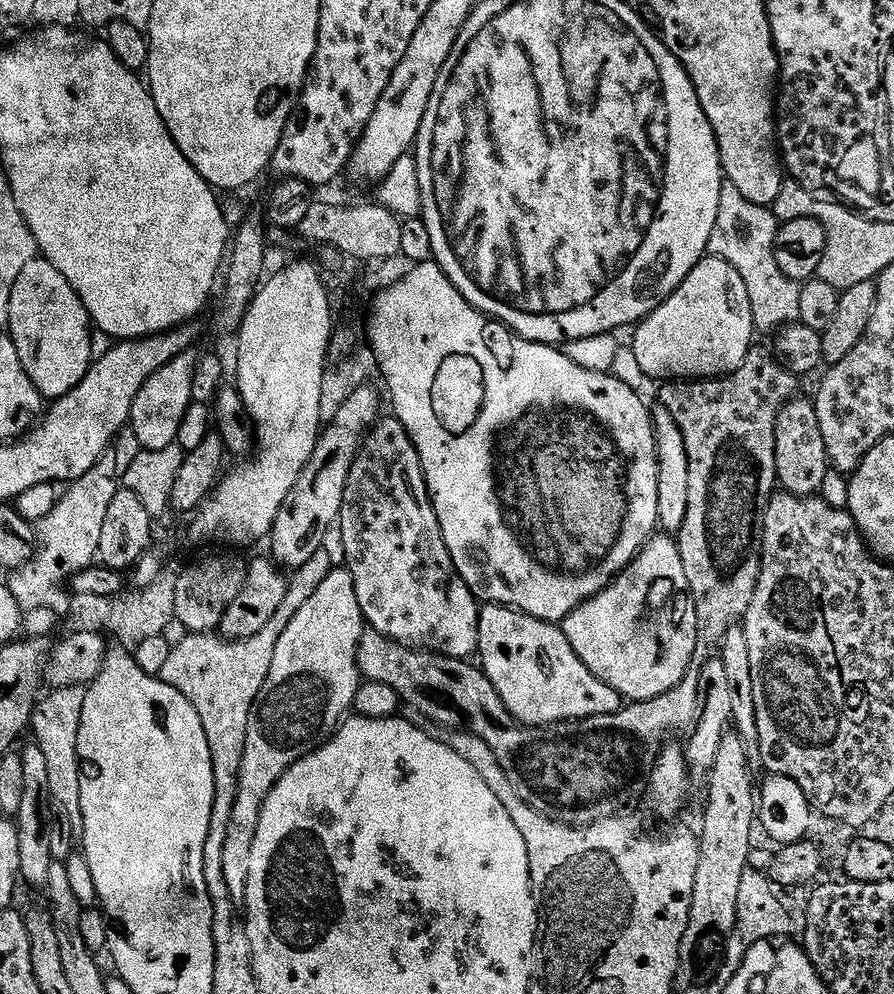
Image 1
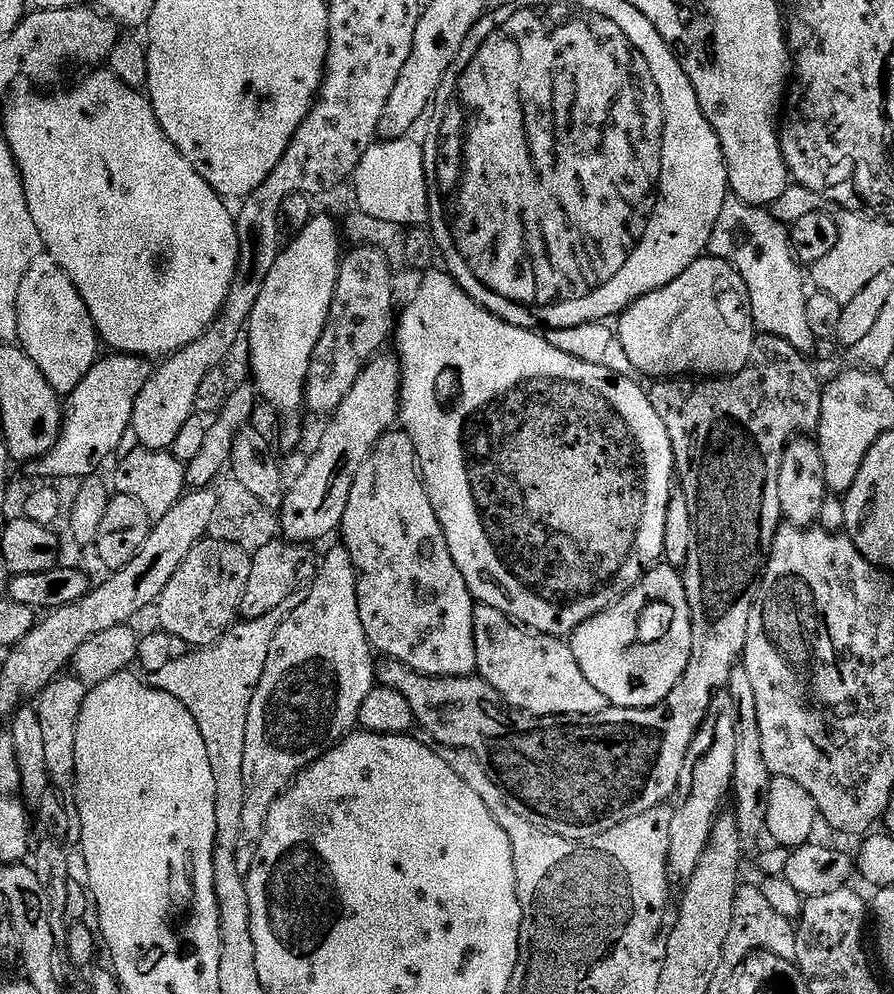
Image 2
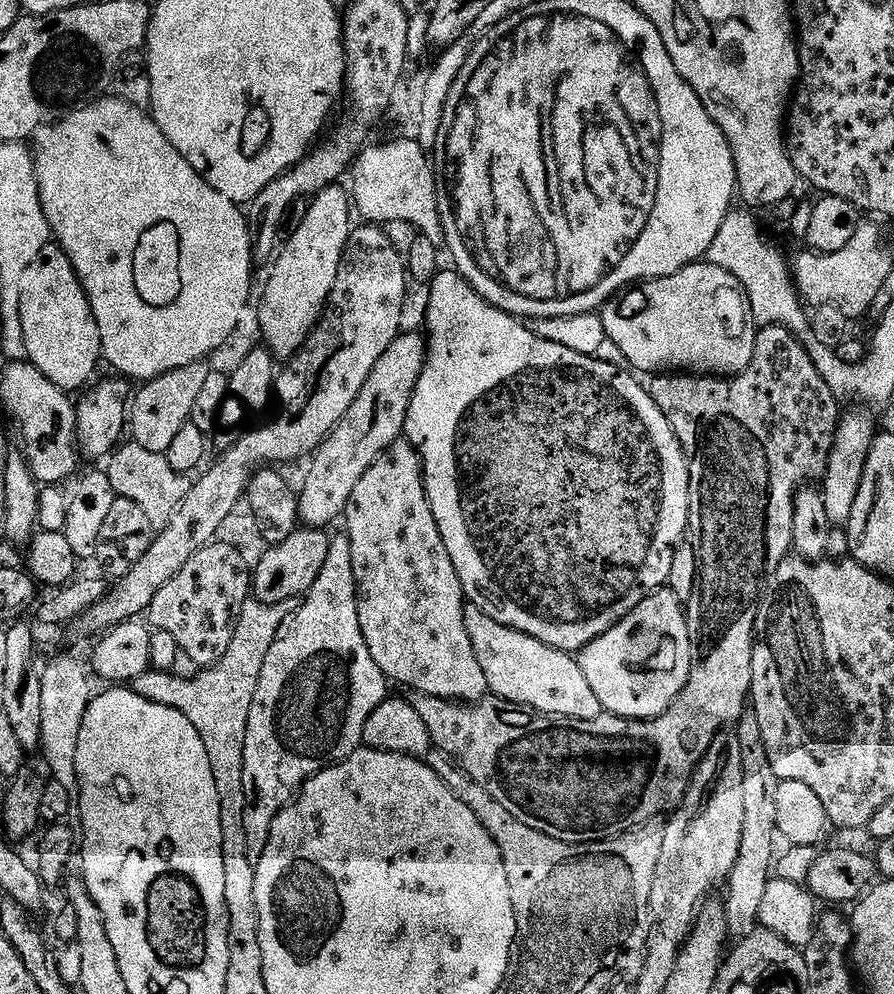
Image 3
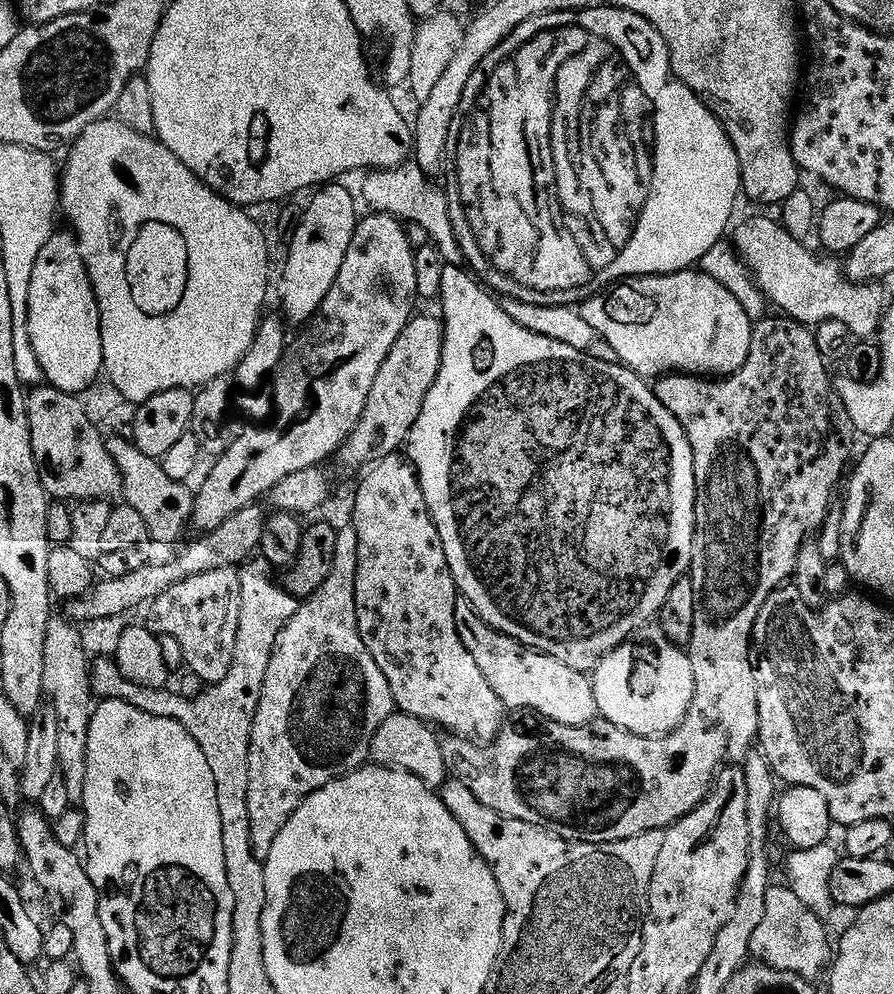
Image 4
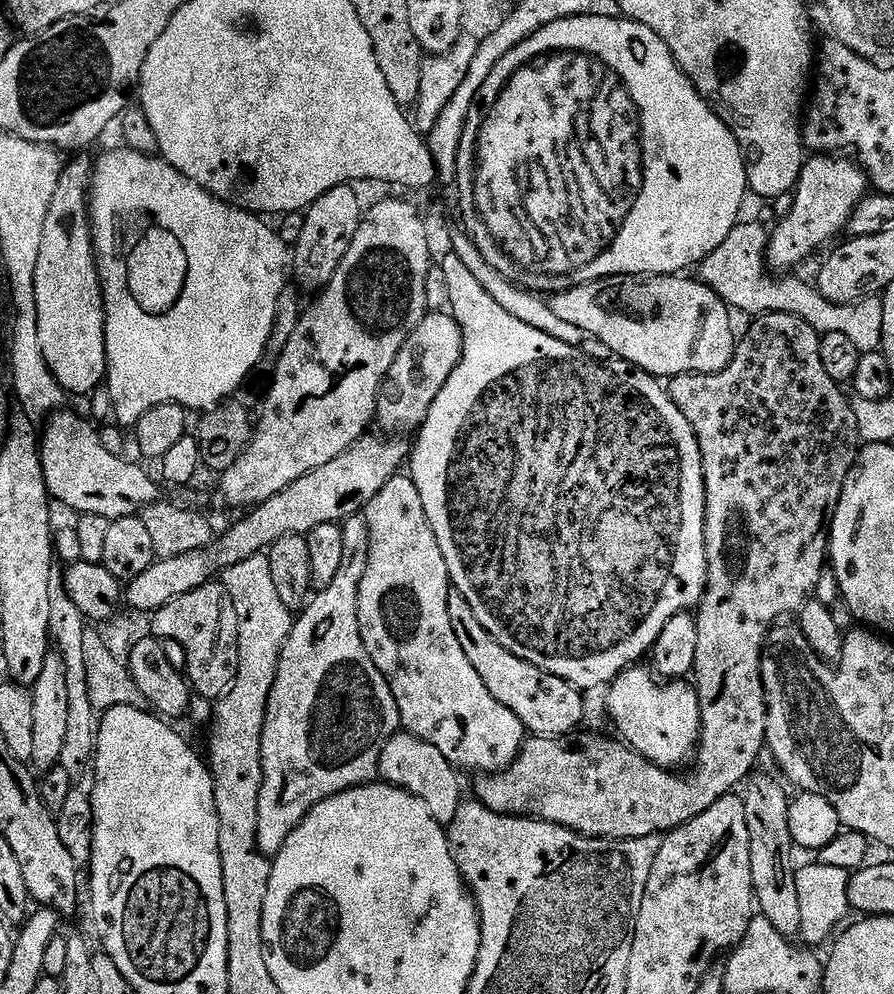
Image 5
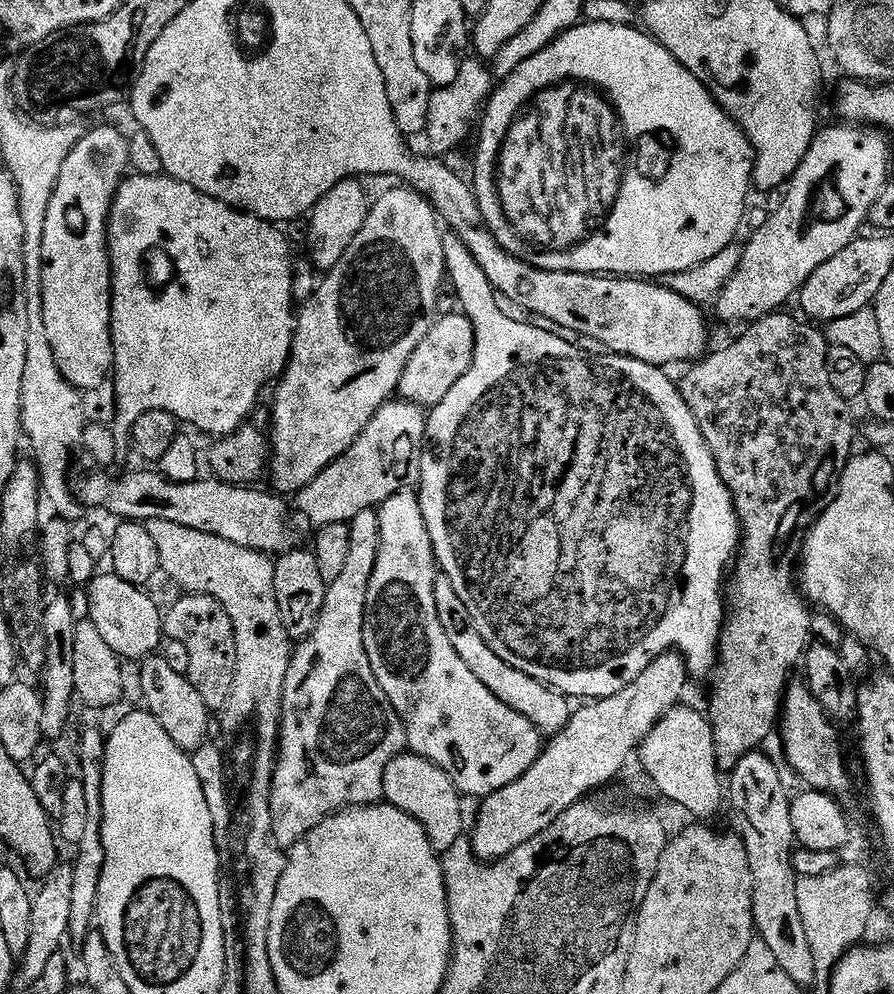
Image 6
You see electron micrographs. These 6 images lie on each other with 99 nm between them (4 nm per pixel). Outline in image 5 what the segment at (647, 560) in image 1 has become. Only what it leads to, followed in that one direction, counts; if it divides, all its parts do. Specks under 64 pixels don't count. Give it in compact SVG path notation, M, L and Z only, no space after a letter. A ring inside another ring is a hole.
M644 666L627 668L612 681L607 689L608 712L620 731L619 739L633 752L660 768L679 769L679 764L693 759L700 743L700 699L691 683L683 679L661 682L651 667L640 667Z

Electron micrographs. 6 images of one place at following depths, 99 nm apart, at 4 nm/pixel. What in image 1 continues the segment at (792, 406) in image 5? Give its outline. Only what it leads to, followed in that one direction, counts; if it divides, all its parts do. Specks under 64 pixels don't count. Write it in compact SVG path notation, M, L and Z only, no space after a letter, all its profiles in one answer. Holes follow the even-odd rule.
M760 346L753 347L749 352L746 362L738 371L731 372L729 376L721 376L715 380L694 380L691 382L668 382L663 385L660 392L659 403L674 418L682 432L685 442L686 458L690 464L690 502L686 510L686 522L682 522L682 530L678 534L680 553L682 554L682 566L686 570L688 590L696 601L696 646L697 649L715 649L719 641L726 635L732 625L737 623L738 618L747 612L750 602L754 598L756 580L760 577L760 543L764 537L764 511L770 502L770 498L777 491L778 481L776 478L776 423L778 414L784 405L797 395L797 377L787 372L776 360L775 355L770 354L769 349ZM368 630L360 638L356 661L364 680L390 686L390 690L394 690L394 694L398 694L407 707L409 704L426 719L441 724L441 729L463 730L482 738L482 742L494 750L501 770L508 776L508 783L530 807L558 824L573 826L611 820L619 813L616 811L626 807L635 796L643 792L645 795L652 774L656 771L656 759L671 737L668 735L680 732L684 727L687 729L695 721L701 706L700 677L690 670L684 675L684 681L674 686L674 690L653 700L632 702L621 707L619 712L605 716L587 716L584 720L564 720L560 724L546 724L543 728L529 728L514 719L487 674L467 659L455 660L449 656L437 656L435 652L408 648L405 644L391 640L389 636Z

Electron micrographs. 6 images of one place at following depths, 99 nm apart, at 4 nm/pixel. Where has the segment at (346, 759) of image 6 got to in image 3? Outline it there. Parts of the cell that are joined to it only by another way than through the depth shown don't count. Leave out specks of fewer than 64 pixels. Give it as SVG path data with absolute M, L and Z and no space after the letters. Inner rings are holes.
M333 535L329 539L326 562L302 603L301 608L297 607L292 615L284 619L274 643L266 653L266 662L262 662L262 678L258 678L258 690L254 690L254 702L250 706L250 722L246 722L242 770L242 786L246 786L244 829L248 857L254 862L260 860L262 850L266 850L274 818L278 818L280 811L296 799L310 777L360 751L370 714L374 714L380 703L390 696L390 681L378 662L374 662L366 646L366 638L362 638L362 626L358 622L354 558L350 554L347 535Z

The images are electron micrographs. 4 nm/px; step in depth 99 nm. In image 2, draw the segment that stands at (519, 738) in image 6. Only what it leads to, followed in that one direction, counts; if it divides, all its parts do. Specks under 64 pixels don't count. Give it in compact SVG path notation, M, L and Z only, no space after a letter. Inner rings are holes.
M403 430L387 432L376 443L374 451L350 486L346 514L338 529L344 535L342 547L350 554L356 567L358 614L368 643L381 657L397 660L423 676L463 678L476 672L476 643L474 642L474 610L476 604L466 586L466 578L450 558L446 534L434 514L428 497L428 487L420 474L414 442Z

